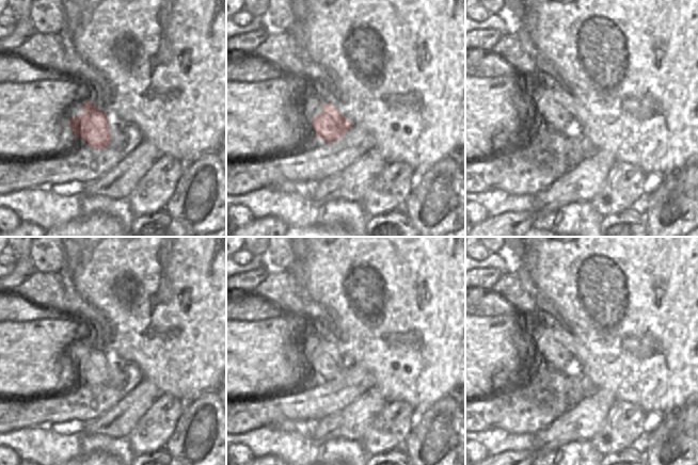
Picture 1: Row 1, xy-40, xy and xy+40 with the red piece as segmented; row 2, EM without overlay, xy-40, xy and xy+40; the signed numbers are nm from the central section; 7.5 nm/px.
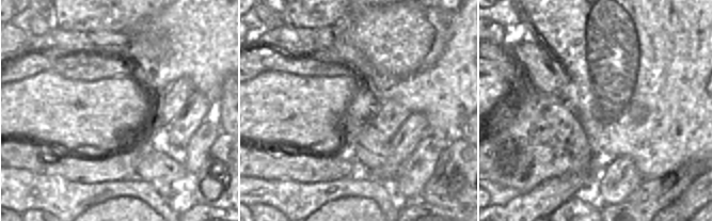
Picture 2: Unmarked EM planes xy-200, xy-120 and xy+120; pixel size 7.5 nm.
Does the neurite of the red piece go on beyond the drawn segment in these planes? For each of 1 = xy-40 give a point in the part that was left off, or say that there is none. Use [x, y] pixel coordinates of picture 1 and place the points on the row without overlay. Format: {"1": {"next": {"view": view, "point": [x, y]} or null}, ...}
{"1": {"next": {"view": "xy-40", "point": [76, 348]}}}

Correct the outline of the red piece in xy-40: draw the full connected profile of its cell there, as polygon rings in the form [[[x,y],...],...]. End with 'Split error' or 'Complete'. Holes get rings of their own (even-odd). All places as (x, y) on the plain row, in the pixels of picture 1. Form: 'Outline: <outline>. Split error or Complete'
Outline: [[[78,337],[66,351],[75,376],[82,376],[93,389],[106,389],[112,378],[109,354],[89,338]]]. Split error

